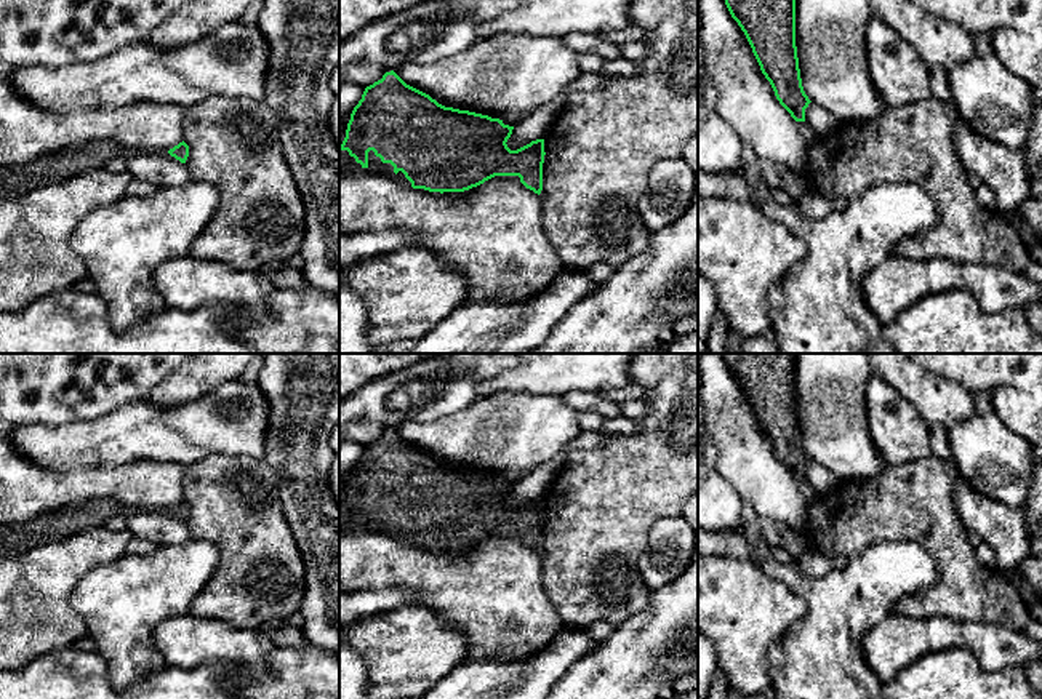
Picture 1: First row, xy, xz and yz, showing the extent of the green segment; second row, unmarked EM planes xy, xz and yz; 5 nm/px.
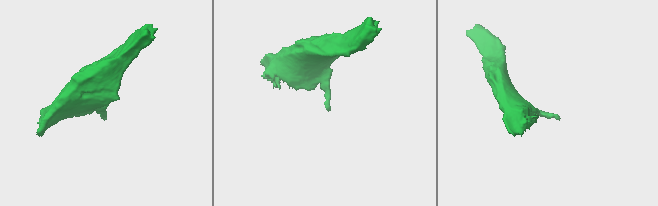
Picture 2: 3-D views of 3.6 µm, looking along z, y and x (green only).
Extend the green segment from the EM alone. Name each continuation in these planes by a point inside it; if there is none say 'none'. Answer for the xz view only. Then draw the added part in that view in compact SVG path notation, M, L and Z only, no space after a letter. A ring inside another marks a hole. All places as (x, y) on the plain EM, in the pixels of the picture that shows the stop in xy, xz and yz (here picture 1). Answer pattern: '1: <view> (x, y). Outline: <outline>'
1: xz (375, 522). Outline: M373 509L368 510L368 528L397 537L399 541L411 545L411 541L405 536L402 529L395 533L394 525L391 521L383 521L381 517L376 515Z

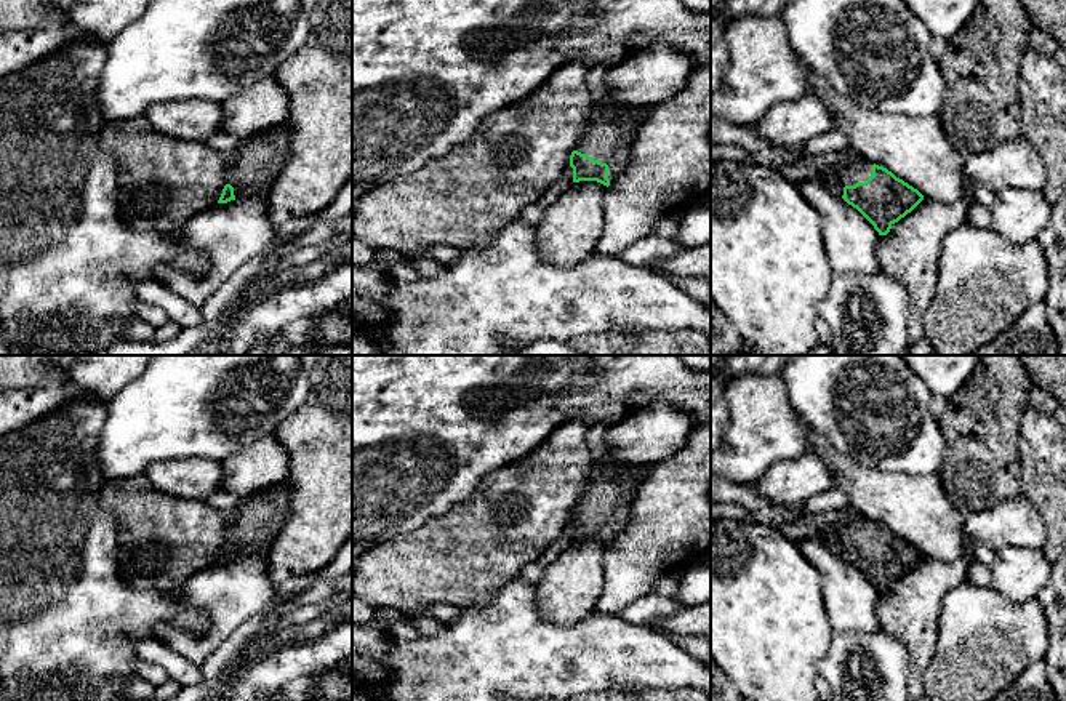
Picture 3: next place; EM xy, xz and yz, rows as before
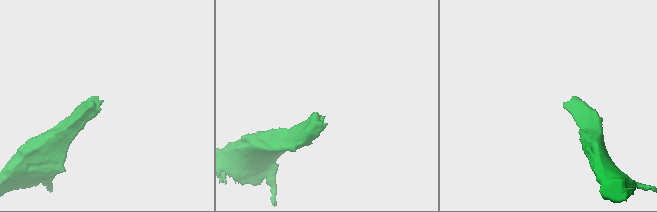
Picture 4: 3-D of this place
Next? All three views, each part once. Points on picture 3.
1: xz (610, 490). Outline: M603 463L592 471L575 509L608 523L610 543L627 523L629 507L651 466Z

